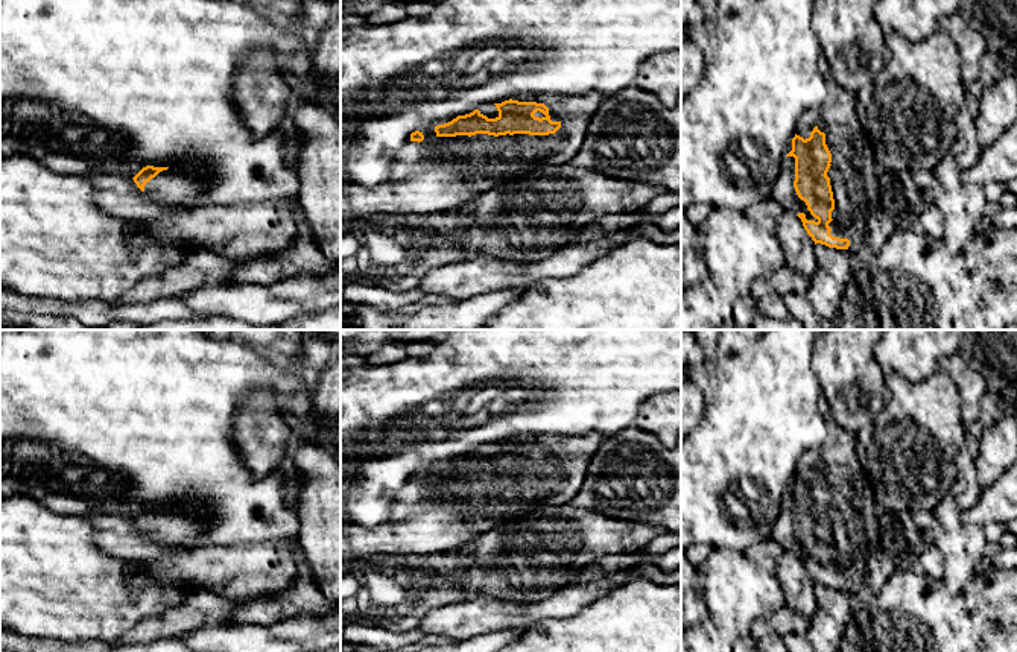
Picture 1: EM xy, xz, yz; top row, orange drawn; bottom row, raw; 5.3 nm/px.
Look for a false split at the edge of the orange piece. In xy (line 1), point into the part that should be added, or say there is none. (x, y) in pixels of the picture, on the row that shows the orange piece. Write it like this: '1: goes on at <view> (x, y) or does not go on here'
1: goes on at xy (177, 187)

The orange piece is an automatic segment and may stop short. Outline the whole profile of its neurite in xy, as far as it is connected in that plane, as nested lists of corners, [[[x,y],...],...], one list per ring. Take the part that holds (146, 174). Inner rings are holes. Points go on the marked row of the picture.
[[[143,167],[134,178],[150,199],[173,207],[198,207],[205,191],[205,173],[172,167]]]

